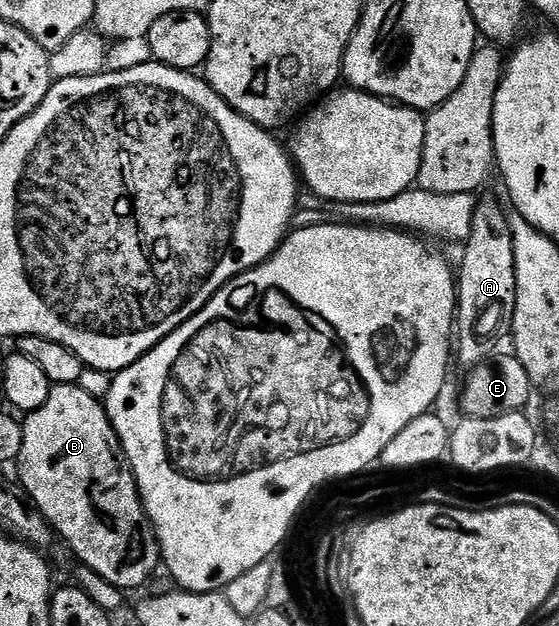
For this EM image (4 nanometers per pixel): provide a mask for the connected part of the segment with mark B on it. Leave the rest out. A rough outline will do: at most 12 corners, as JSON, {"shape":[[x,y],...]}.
{"shape":[[51,385],[17,481],[123,592],[162,550],[105,405]]}

